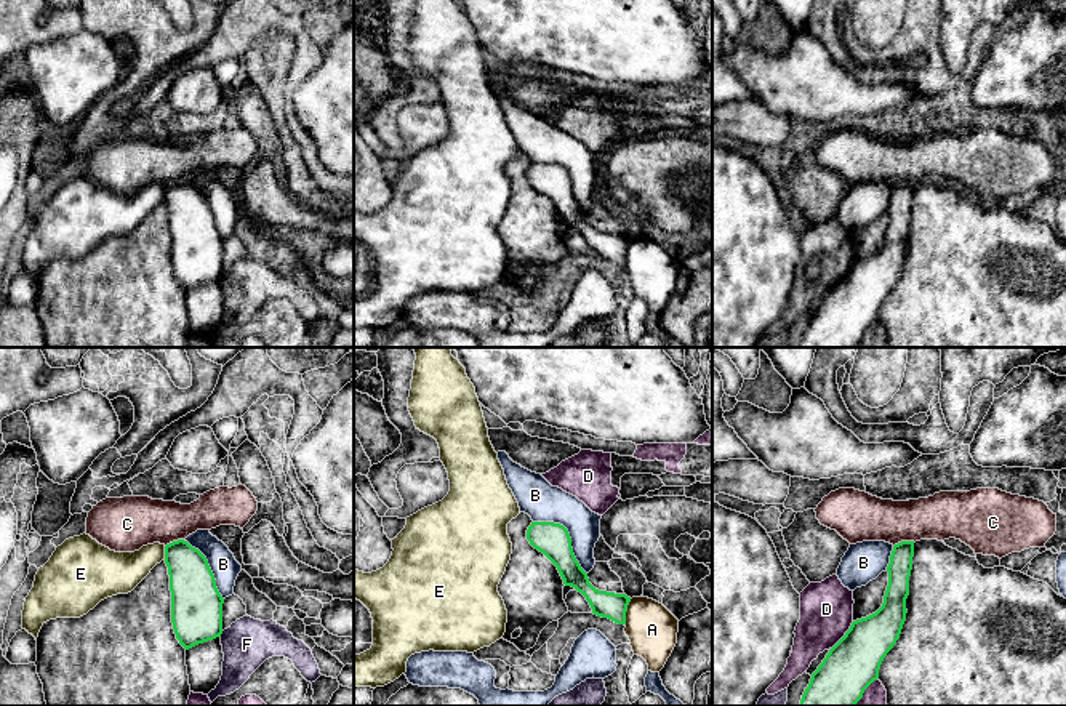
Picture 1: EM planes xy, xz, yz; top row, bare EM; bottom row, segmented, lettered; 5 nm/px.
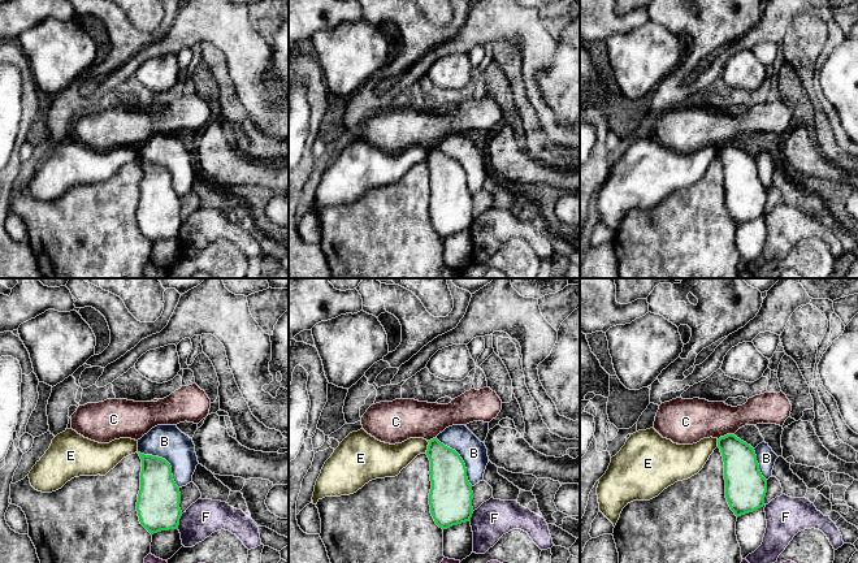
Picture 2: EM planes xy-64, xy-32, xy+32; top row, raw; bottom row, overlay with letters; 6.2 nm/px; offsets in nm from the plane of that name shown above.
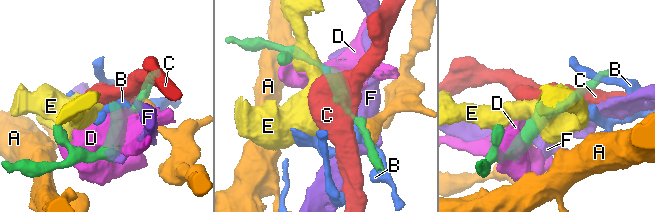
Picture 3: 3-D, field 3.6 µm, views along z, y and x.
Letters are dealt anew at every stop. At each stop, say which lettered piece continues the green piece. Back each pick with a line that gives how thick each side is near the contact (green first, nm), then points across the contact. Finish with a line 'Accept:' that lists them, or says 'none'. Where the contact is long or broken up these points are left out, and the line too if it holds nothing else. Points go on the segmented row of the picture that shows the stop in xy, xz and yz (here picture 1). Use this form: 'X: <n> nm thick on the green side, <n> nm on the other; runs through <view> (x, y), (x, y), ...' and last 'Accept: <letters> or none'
Accept: none

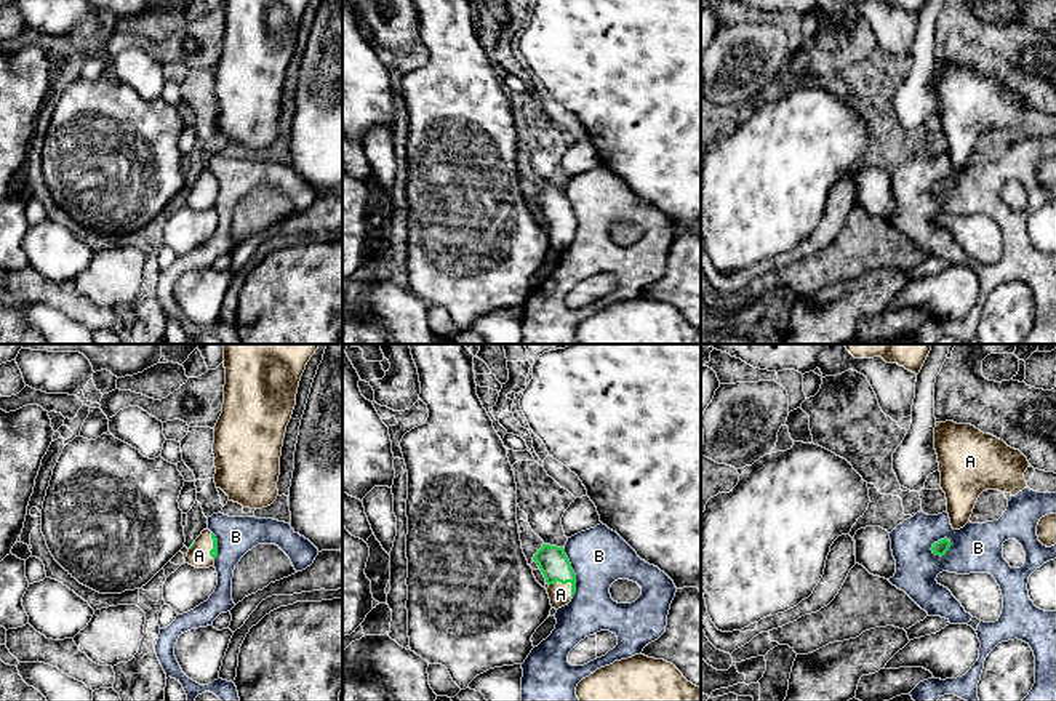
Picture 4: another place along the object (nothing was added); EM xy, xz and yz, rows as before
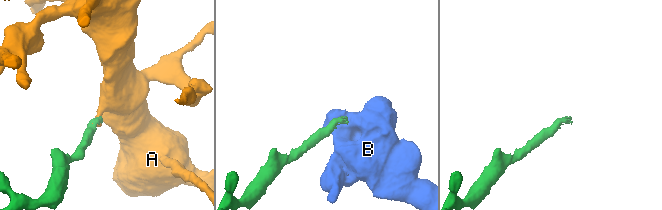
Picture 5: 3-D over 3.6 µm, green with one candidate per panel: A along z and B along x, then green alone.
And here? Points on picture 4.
A: 150 nm thick on the green side, 110 nm on the other; runs through xz (552, 560), (557, 572), (567, 581), (560, 594)
Accept: A

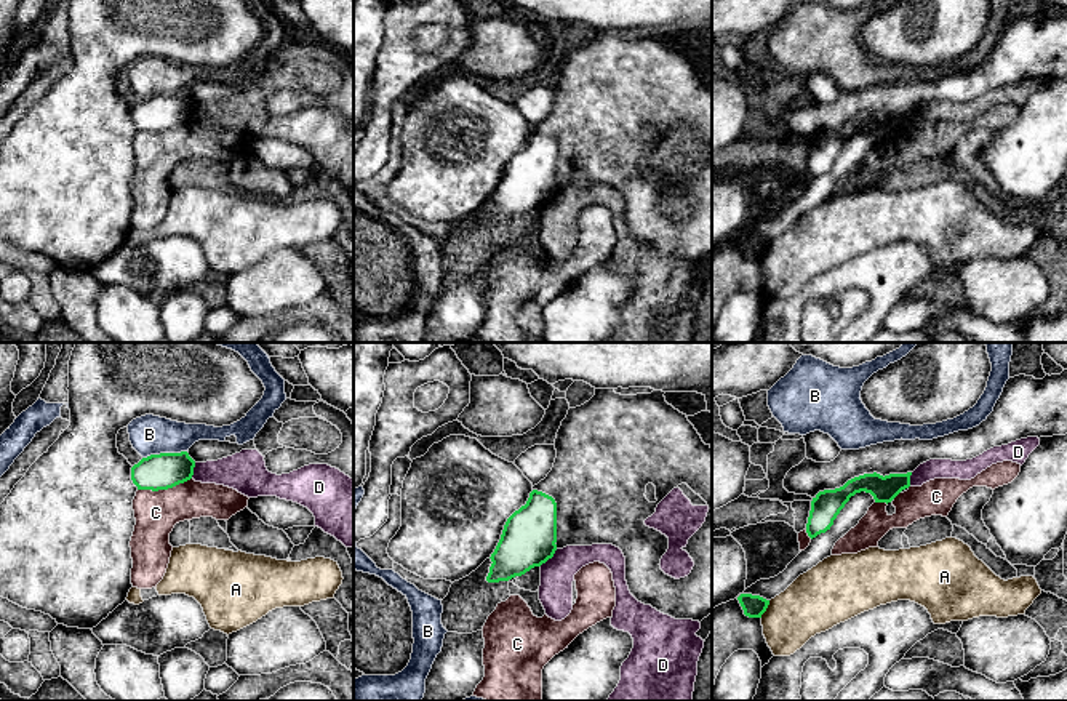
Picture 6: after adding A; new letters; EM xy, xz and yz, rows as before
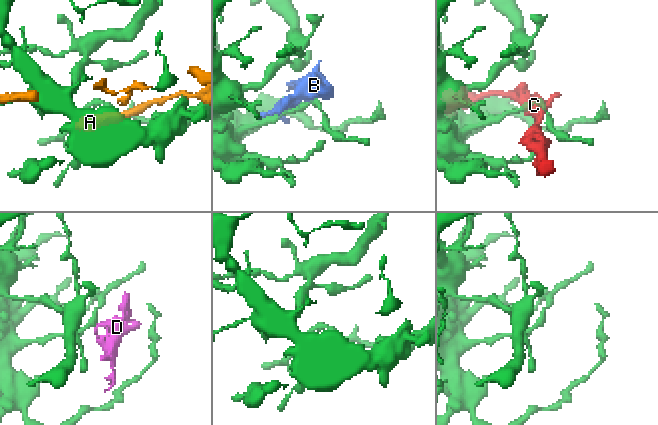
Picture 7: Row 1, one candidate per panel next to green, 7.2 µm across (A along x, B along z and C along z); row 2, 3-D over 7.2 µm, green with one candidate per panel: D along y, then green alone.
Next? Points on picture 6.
Accept: none

